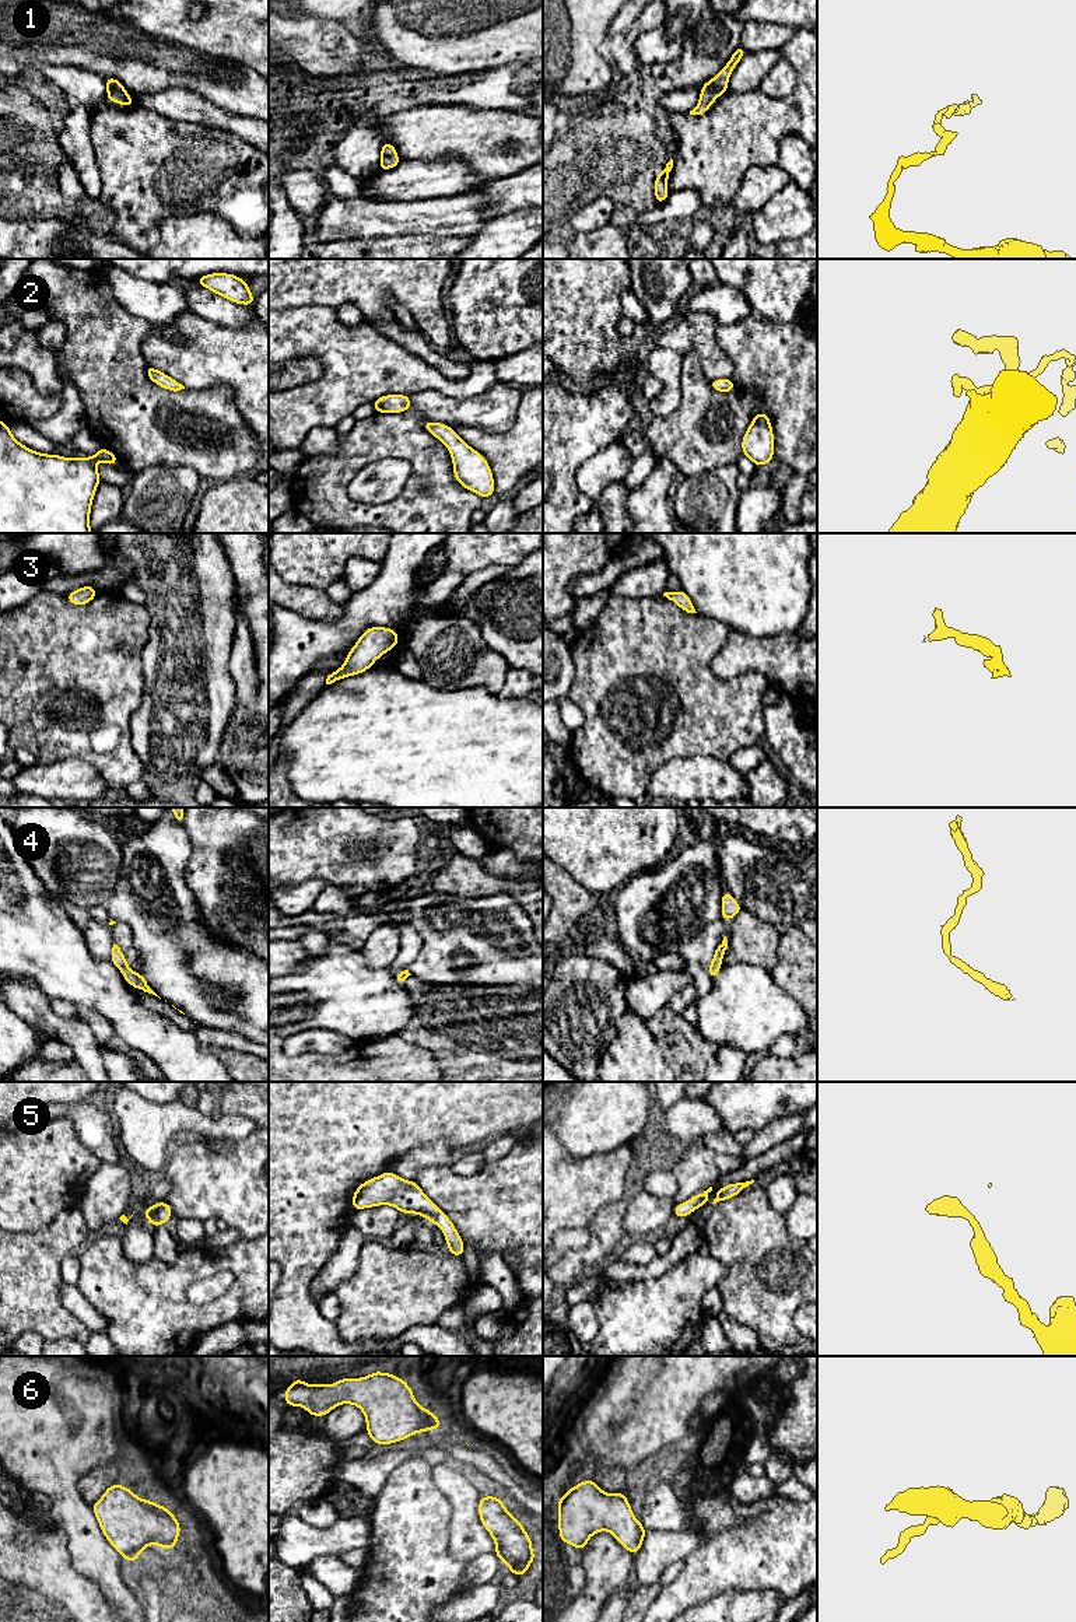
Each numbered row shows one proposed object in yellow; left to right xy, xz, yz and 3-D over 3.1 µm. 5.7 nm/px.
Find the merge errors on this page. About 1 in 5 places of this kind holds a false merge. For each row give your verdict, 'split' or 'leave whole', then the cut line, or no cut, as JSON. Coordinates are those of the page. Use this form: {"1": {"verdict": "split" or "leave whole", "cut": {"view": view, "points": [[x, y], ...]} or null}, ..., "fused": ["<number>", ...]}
{"1": {"verdict": "leave whole", "cut": null}, "2": {"verdict": "leave whole", "cut": null}, "3": {"verdict": "leave whole", "cut": null}, "4": {"verdict": "leave whole", "cut": null}, "5": {"verdict": "leave whole", "cut": null}, "6": {"verdict": "leave whole", "cut": null}, "fused": []}

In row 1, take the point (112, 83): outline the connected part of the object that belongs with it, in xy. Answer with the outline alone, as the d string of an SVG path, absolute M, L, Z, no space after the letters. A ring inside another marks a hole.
M106 77L106 99L111 102L118 102L122 106L134 105L134 99L127 94L123 84L113 77Z

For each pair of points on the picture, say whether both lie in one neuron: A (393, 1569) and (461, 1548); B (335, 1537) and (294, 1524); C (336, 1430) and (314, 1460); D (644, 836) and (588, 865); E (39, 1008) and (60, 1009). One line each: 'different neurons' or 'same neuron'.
A: different neurons
B: same neuron
C: different neurons
D: same neuron
E: different neurons

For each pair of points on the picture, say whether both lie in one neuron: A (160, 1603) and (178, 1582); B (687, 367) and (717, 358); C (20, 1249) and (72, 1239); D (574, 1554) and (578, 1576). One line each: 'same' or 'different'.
A: different
B: different
C: same
D: same

